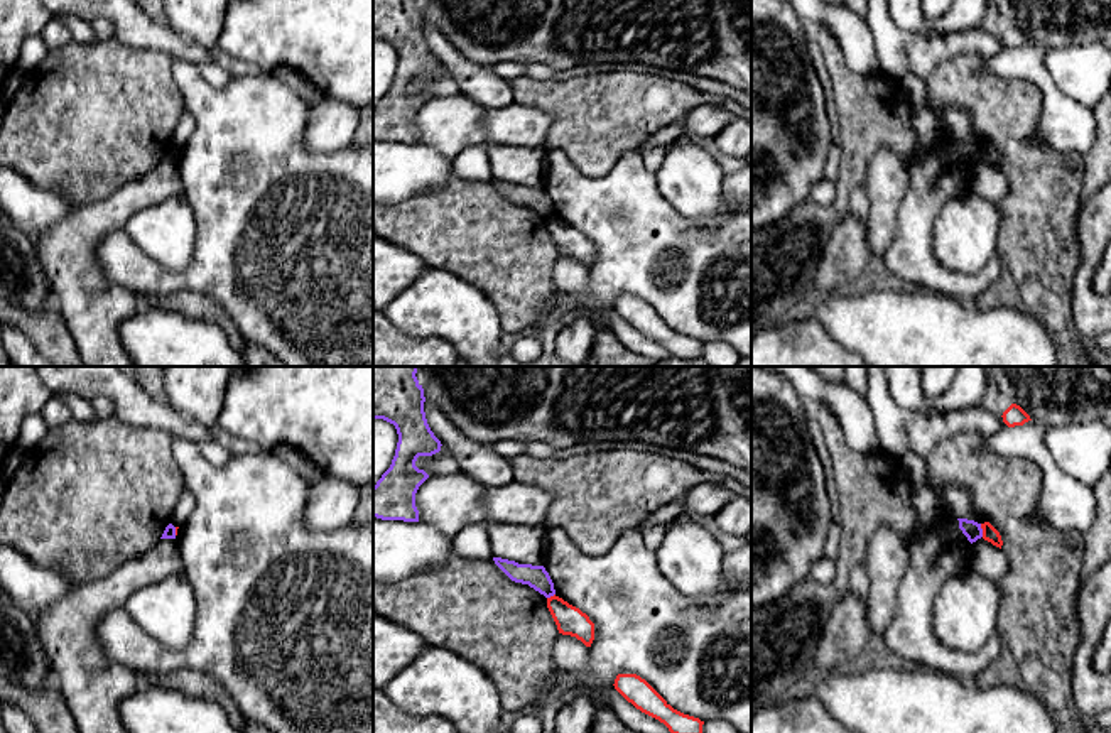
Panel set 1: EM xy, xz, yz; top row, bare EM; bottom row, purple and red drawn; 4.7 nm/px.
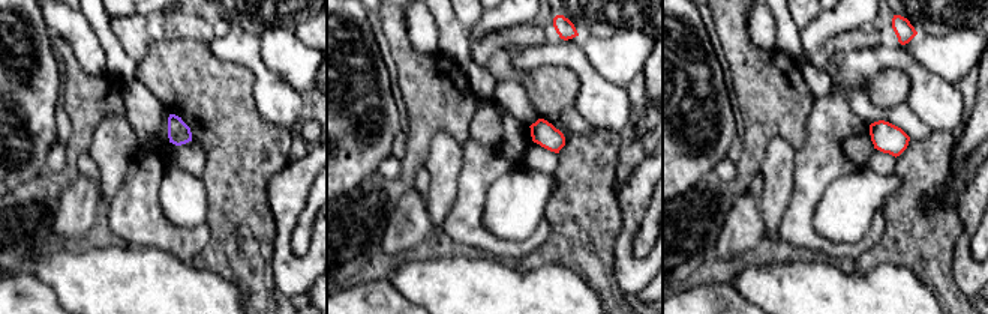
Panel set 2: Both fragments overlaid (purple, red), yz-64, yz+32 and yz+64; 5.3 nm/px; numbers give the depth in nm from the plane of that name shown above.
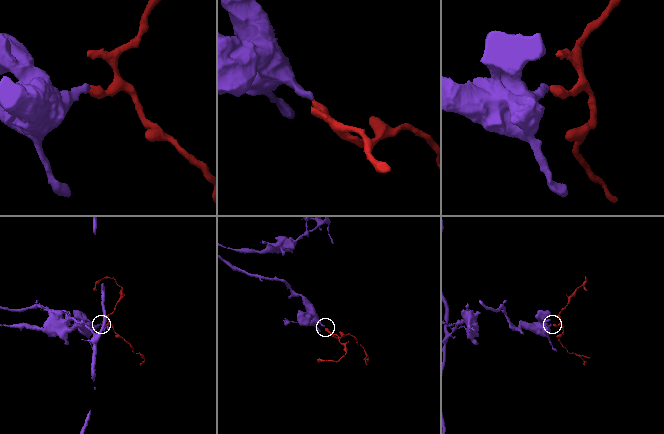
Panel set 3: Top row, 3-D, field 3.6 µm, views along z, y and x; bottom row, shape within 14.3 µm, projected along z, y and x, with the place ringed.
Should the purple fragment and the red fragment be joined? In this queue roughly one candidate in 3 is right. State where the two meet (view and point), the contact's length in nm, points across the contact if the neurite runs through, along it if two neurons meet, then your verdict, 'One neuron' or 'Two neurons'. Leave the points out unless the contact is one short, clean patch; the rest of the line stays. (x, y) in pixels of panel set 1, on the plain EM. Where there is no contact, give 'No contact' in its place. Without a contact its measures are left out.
Touches purple at yz (981, 152). Shared border 70 nm. Boundary: yz (980, 146), (983, 157). Two neurons

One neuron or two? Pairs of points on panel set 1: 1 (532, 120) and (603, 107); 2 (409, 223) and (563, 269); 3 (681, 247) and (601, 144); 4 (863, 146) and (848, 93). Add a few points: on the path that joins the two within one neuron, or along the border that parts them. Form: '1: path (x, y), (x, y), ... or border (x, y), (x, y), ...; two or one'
1: border (515, 100), (541, 107), (551, 117), (544, 146); two
2: border (559, 255), (552, 274), (556, 287); two
3: border (637, 149), (600, 176), (578, 169); two
4: path (863, 132), (861, 107); one

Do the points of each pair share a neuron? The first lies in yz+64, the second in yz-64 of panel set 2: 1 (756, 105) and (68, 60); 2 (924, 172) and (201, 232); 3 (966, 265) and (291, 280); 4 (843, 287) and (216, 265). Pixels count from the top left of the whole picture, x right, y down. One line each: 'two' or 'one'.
1: one
2: two
3: one
4: two

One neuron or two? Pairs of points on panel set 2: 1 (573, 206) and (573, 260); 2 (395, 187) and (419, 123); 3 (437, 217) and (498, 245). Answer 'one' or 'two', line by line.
1: one
2: one
3: two

